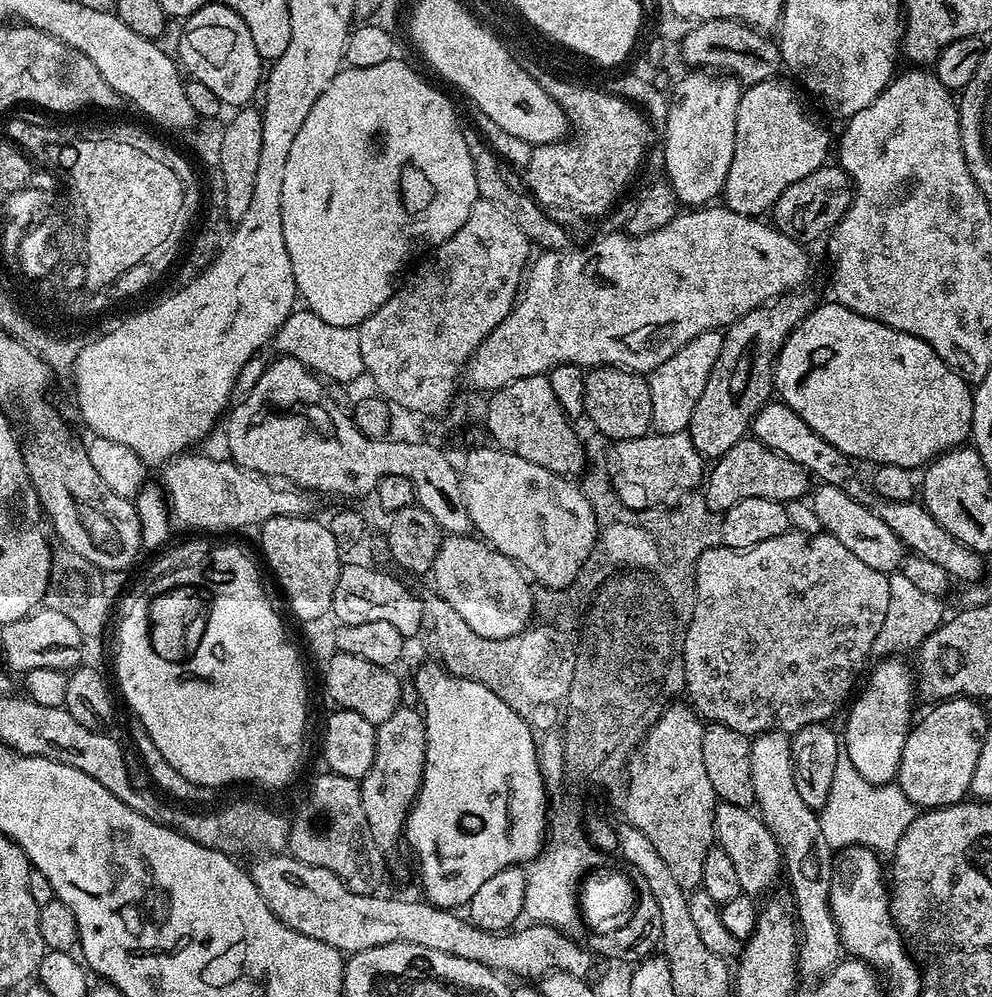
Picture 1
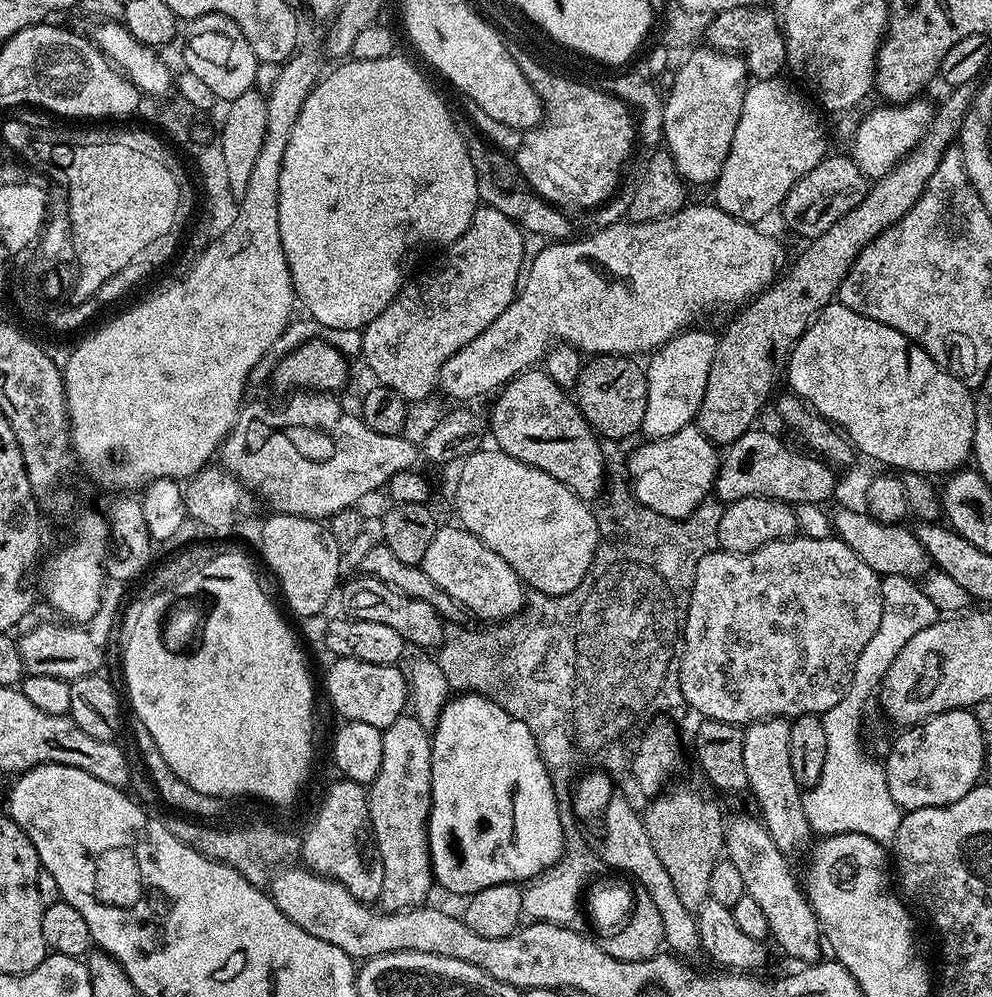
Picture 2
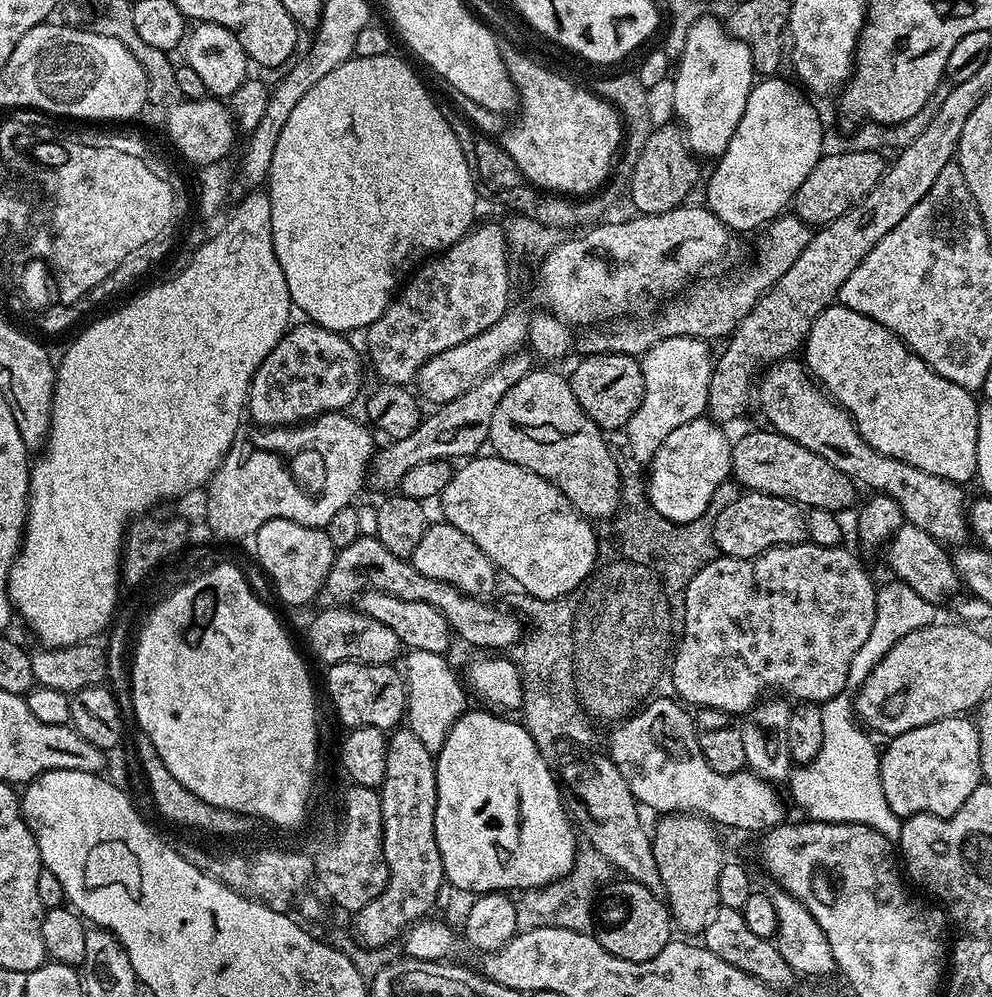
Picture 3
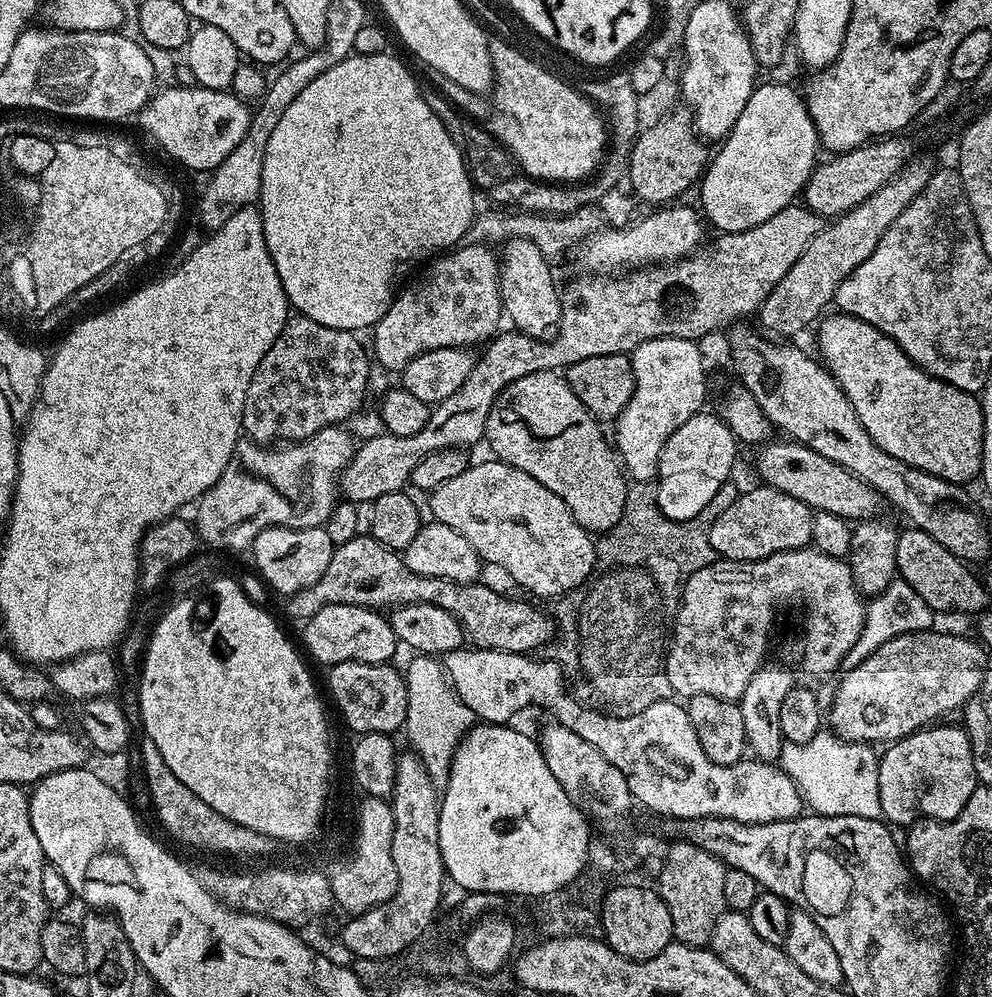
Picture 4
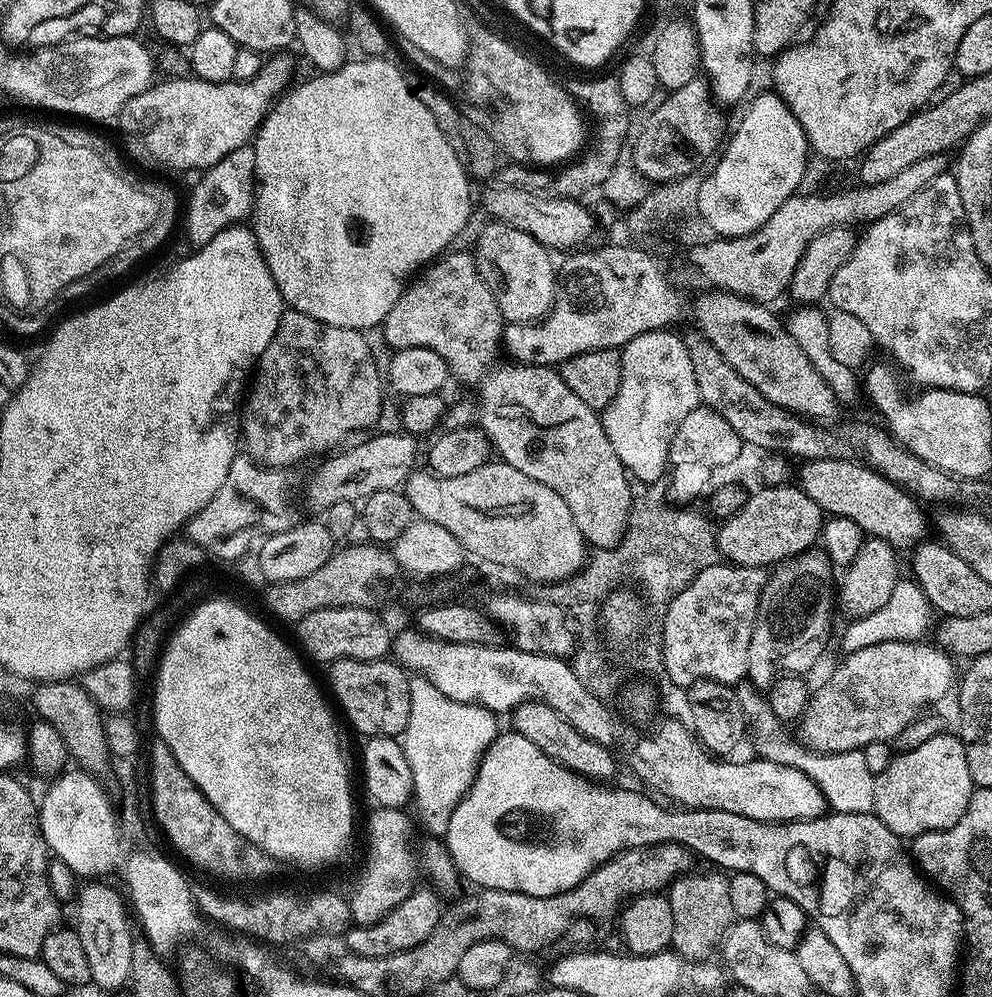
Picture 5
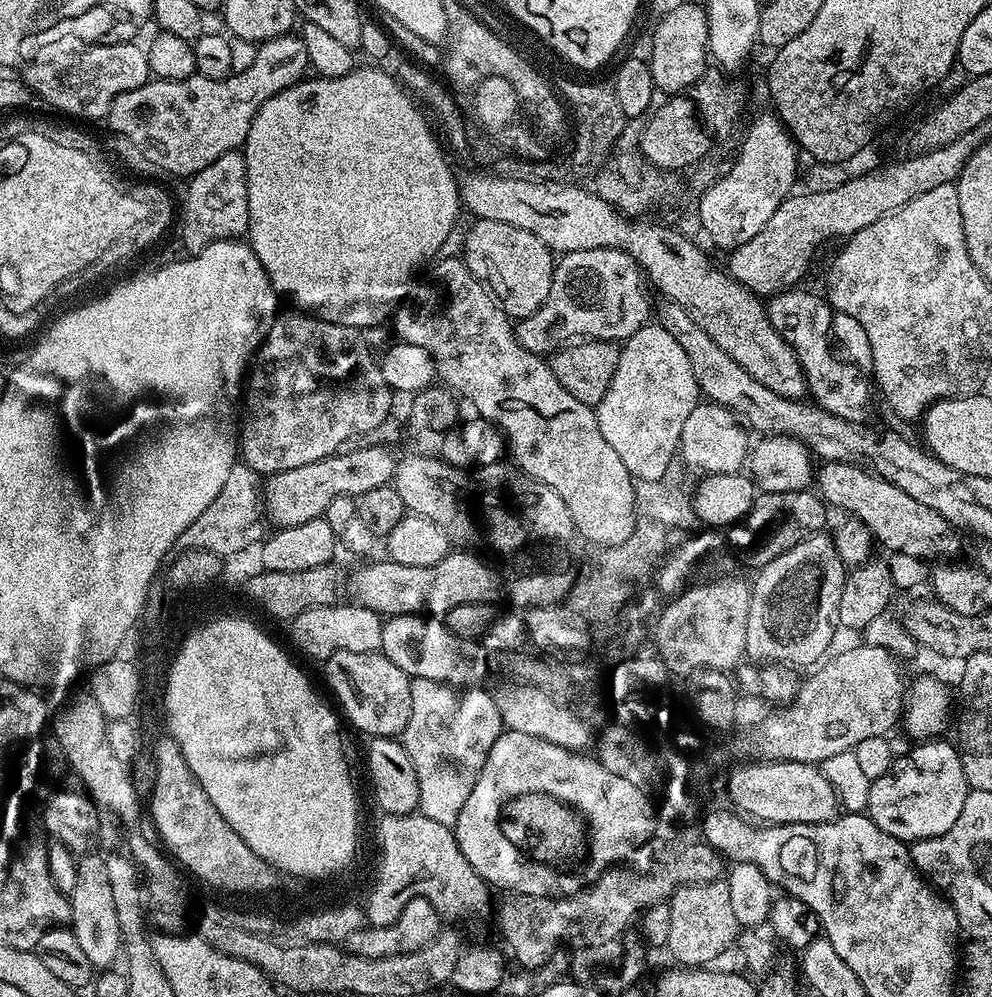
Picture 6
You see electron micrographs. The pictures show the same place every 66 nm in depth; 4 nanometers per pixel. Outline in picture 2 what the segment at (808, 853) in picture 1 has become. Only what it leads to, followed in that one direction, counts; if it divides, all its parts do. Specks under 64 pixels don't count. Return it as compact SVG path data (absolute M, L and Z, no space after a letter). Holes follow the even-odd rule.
M771 716L769 720L756 720L744 728L742 758L746 765L747 791L752 792L760 806L759 815L768 828L770 838L786 854L800 852L813 843L814 833L806 818L800 783L794 778L790 766L791 723L785 717ZM809 843L809 844L808 844ZM808 844L808 845L807 845Z

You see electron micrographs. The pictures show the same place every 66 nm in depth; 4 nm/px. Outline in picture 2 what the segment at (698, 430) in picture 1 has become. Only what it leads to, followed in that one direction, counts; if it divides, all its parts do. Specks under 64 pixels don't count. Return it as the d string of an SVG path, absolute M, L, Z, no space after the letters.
M975 83L951 89L940 108L938 104L935 109L924 136L907 156L887 176L879 177L869 187L854 210L807 245L808 249L797 258L792 272L785 271L775 284L743 305L729 322L728 329L719 333L714 362L710 362L710 378L706 378L706 394L702 394L702 406L698 406L694 421L710 443L727 446L755 425L752 423L763 410L776 384L776 375L779 372L781 375L787 365L798 338L802 338L816 315L837 299L842 282L860 251L891 224L899 222L916 205L930 178L934 178L934 170L938 170L948 149L957 143L976 90Z

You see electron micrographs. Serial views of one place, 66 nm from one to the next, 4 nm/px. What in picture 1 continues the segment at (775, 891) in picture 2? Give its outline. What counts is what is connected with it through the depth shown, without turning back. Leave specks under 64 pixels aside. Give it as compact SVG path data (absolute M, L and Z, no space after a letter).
M723 802L717 803L714 826L716 827L715 839L719 841L718 846L722 850L726 850L726 854L730 854L730 862L734 862L734 871L738 874L738 886L741 893L753 898L759 897L759 892L766 891L775 882L776 875L781 875L782 872L780 847L776 844L771 830L764 824L764 819L752 808L743 808L742 806L734 806Z

